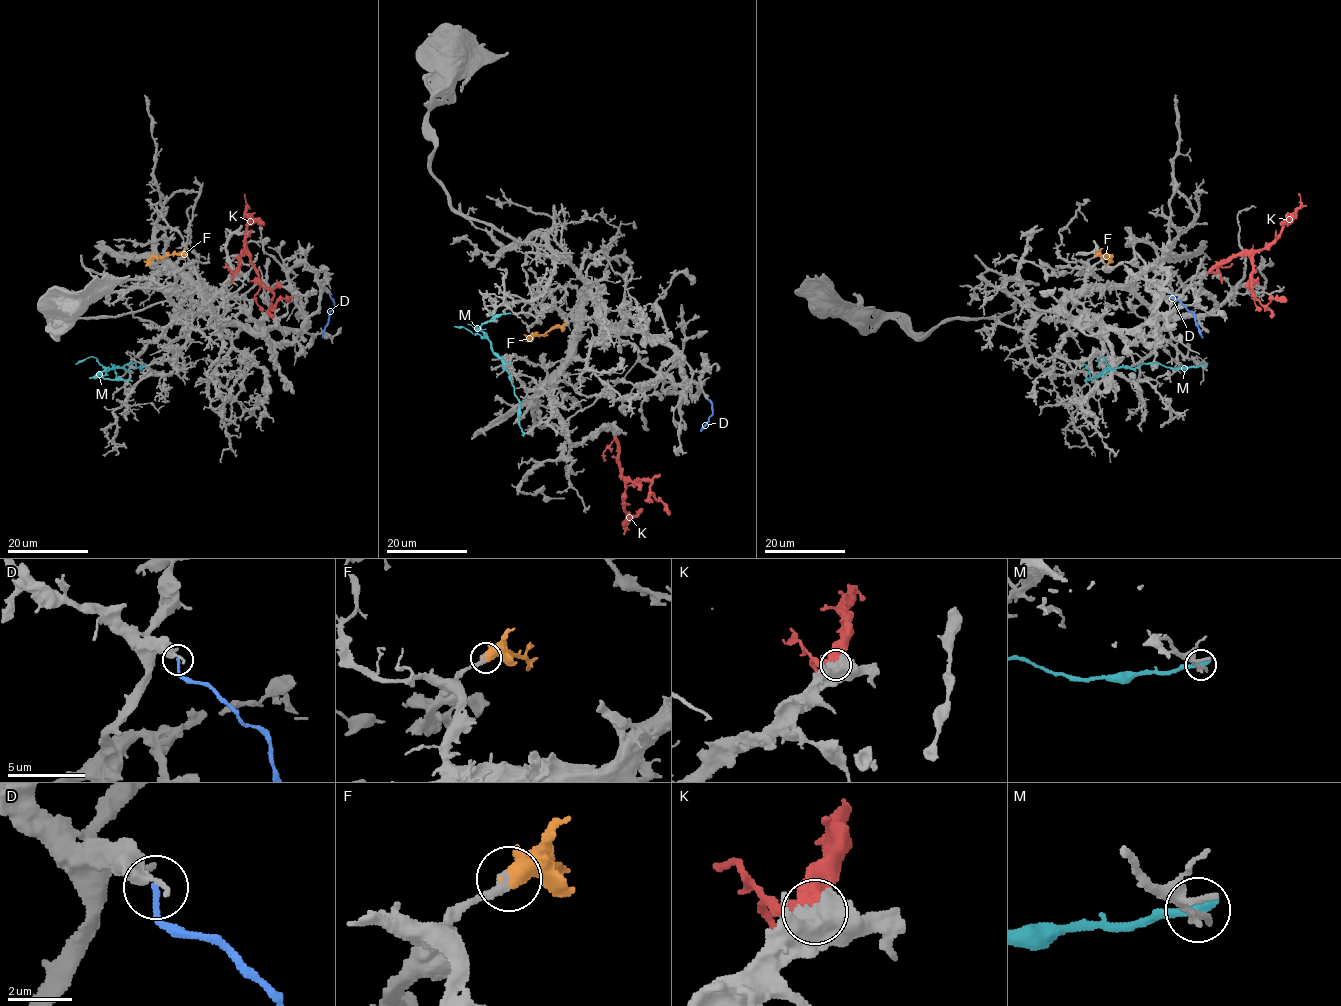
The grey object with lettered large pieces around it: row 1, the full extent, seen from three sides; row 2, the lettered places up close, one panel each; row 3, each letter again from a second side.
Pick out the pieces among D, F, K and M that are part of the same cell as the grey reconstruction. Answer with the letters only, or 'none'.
F, K

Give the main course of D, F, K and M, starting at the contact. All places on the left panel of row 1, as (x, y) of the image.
D: (329, 294), (334, 307), (322, 337)
F: (186, 255), (166, 255), (143, 261)
K: (237, 272), (239, 258), (244, 254), (274, 297), (272, 305), (283, 299), (290, 301)
M: (145, 364), (141, 368), (131, 363), (104, 370), (105, 378), (116, 376), (111, 363)

